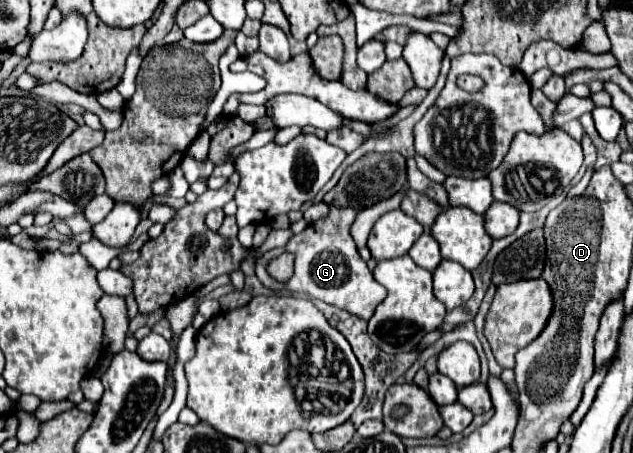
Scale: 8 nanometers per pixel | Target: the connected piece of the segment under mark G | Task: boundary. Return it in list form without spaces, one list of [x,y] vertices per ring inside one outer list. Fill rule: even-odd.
[[[331,208],[329,216],[309,224],[301,234],[295,234],[289,244],[285,248],[275,248],[265,252],[259,260],[257,260],[257,278],[271,290],[291,290],[291,292],[299,292],[317,300],[323,300],[327,304],[333,304],[337,308],[343,308],[347,312],[353,312],[355,316],[369,320],[369,316],[373,316],[377,304],[385,298],[385,288],[381,288],[381,284],[375,282],[371,270],[367,268],[367,262],[359,256],[357,246],[349,234],[349,226],[355,220],[357,210],[353,208]],[[283,252],[291,252],[295,256],[295,272],[291,276],[289,282],[281,284],[275,278],[269,276],[267,272],[267,264],[277,258]]]

